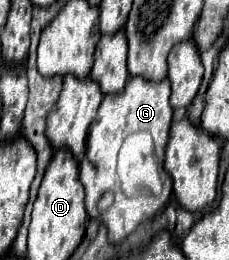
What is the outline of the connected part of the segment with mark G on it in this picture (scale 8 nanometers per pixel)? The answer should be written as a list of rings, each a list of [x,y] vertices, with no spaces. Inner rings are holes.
[[[129,78],[125,90],[119,96],[105,96],[97,110],[85,150],[93,168],[79,162],[79,180],[85,186],[87,214],[105,224],[111,244],[123,242],[141,222],[161,212],[173,194],[171,176],[163,168],[165,146],[173,122],[169,96],[171,82],[167,78],[161,82]],[[109,190],[115,196],[113,204],[107,210],[99,210],[97,204]]]

